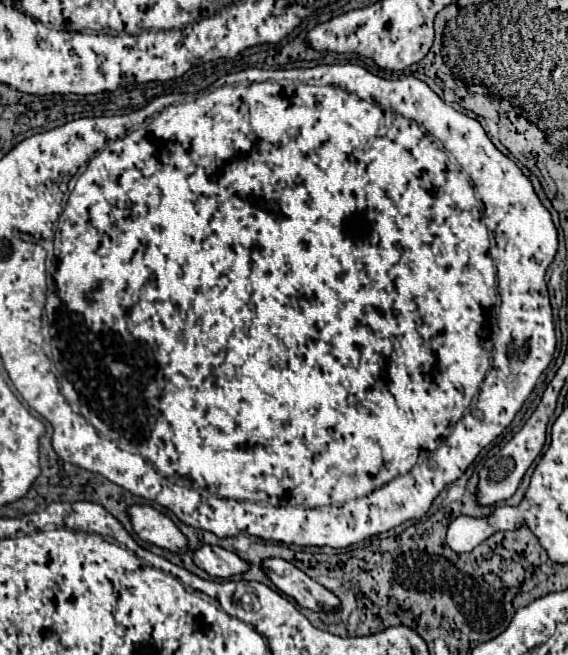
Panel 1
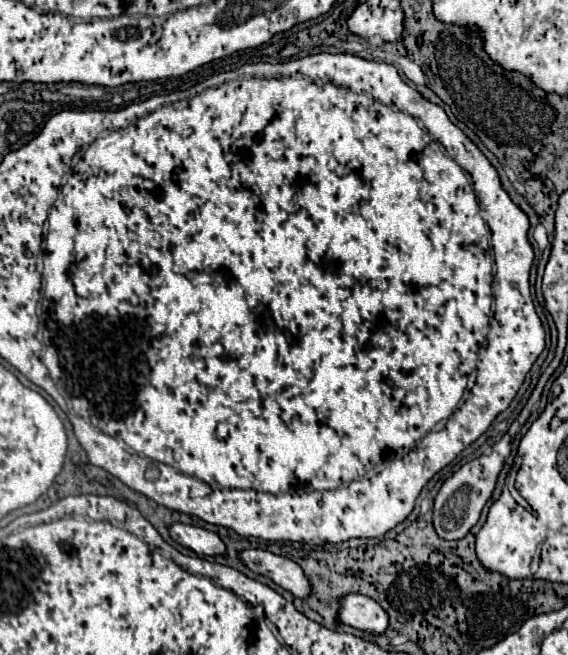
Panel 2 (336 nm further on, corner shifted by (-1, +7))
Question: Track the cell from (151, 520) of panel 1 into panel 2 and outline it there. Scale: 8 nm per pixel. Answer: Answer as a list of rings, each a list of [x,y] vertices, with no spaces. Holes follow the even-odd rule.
[[[171,524],[169,536],[181,544],[183,548],[193,550],[199,556],[217,556],[225,552],[225,544],[215,532],[209,532],[199,526],[187,526],[187,524]]]

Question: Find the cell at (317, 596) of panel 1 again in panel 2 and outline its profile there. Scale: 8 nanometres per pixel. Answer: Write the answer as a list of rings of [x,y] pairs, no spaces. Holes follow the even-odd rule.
[[[347,594],[339,598],[339,620],[351,628],[381,634],[387,630],[387,614],[383,608],[363,594]]]

